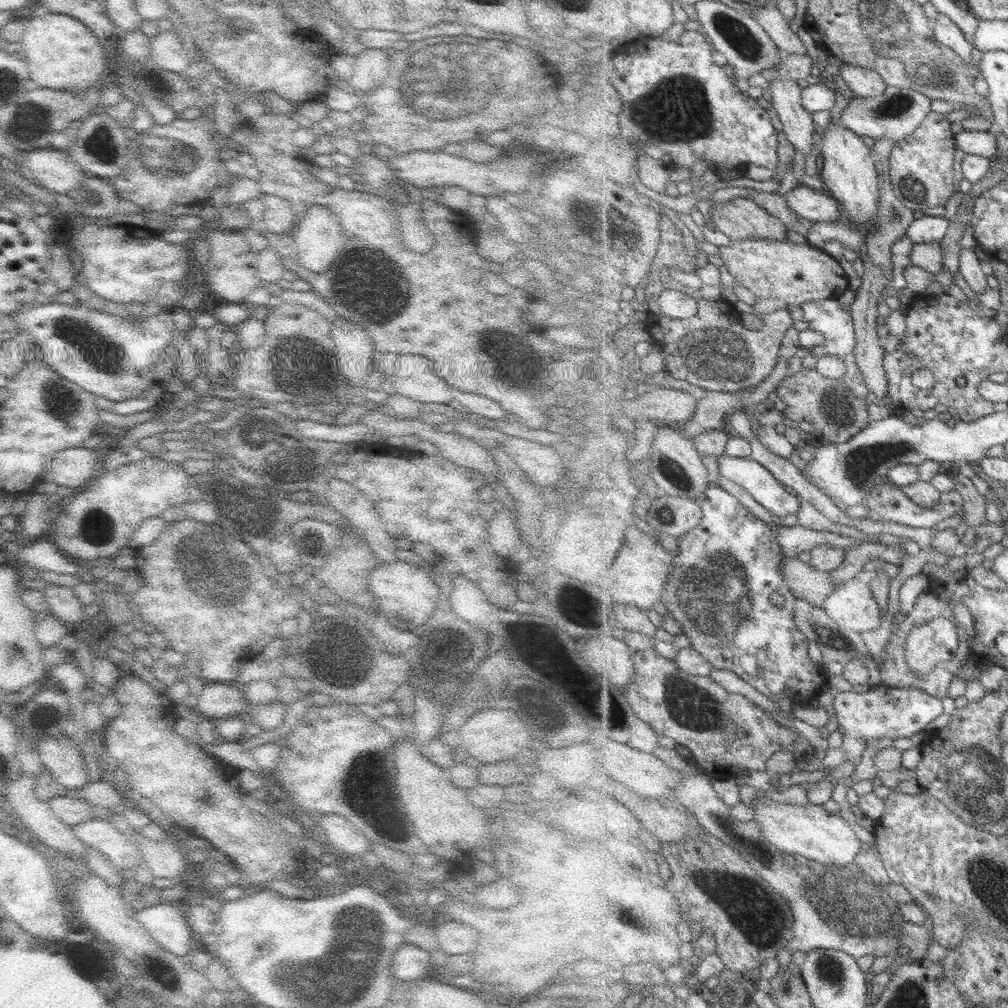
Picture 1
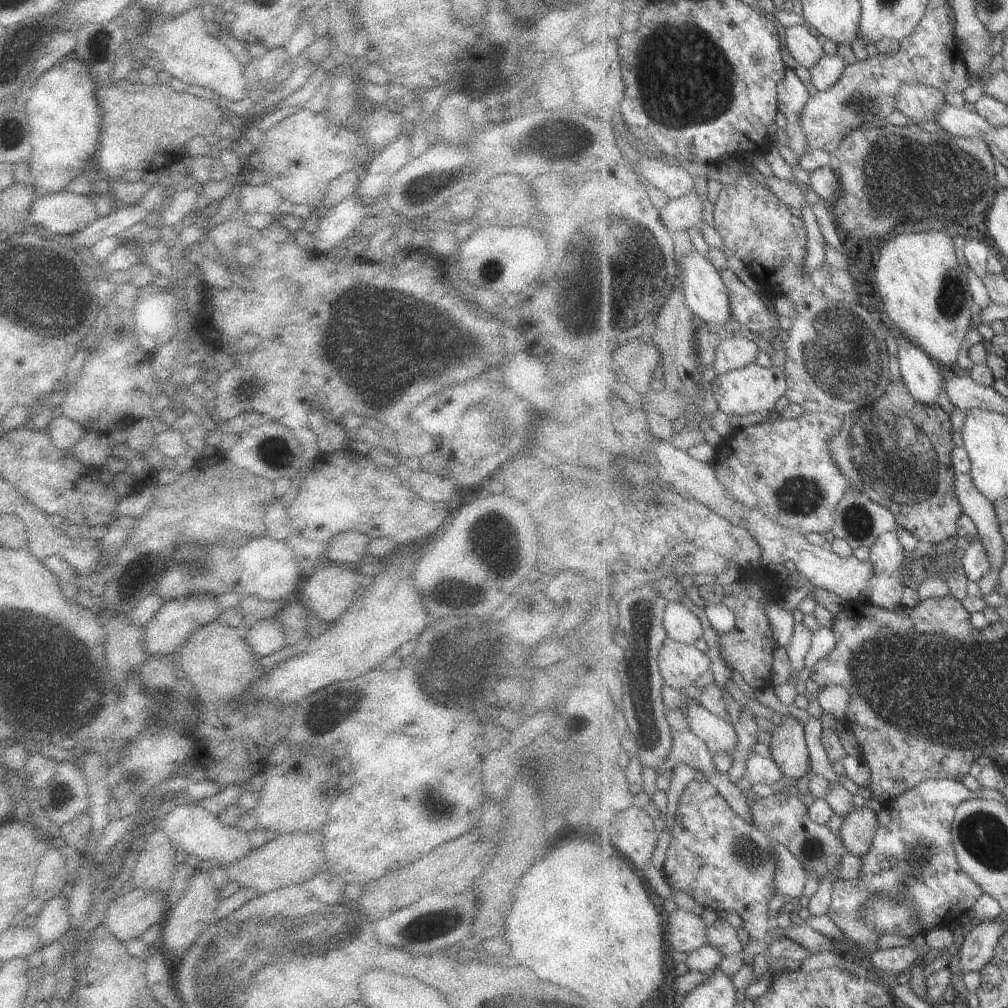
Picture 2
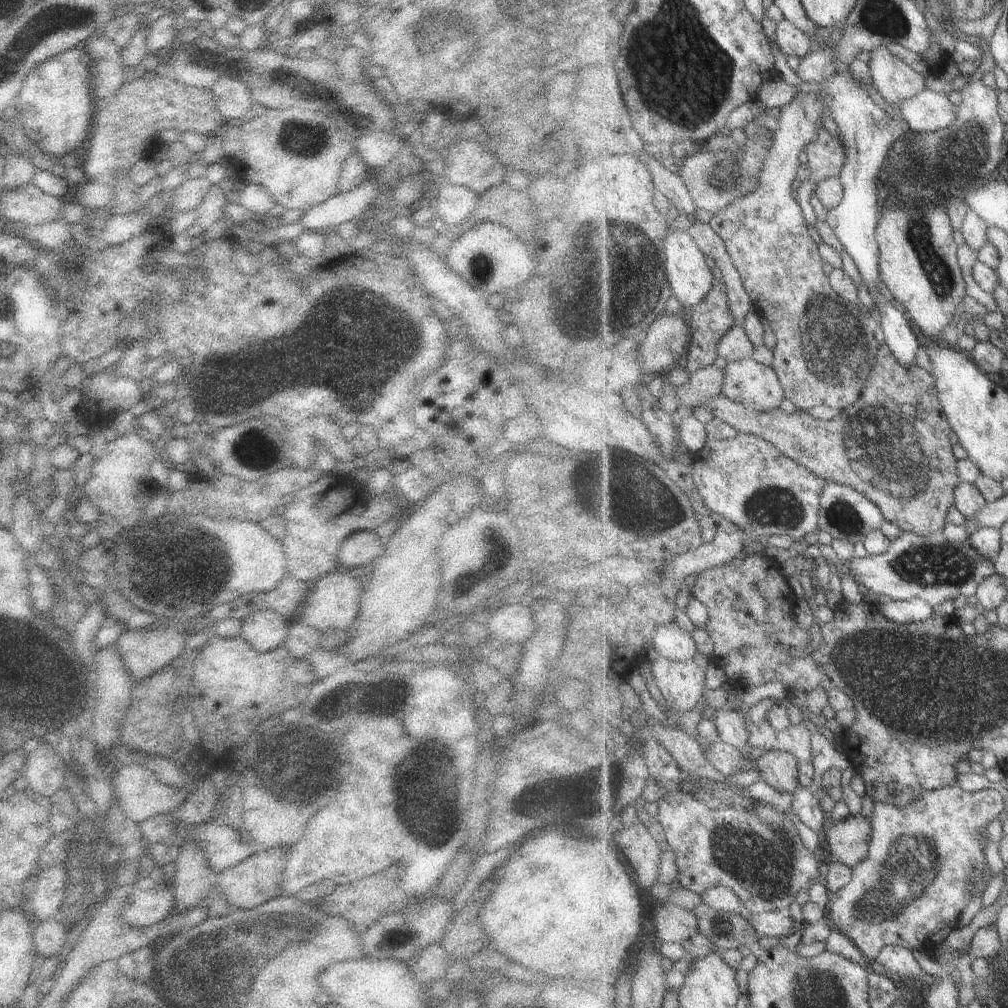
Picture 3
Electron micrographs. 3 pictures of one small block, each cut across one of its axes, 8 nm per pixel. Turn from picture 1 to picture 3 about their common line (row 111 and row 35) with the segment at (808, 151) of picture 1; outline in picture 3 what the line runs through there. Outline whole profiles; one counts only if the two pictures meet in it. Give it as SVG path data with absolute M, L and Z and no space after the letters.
M786 19L777 21L775 37L779 50L786 56L796 56L802 60L812 52L811 38Z

